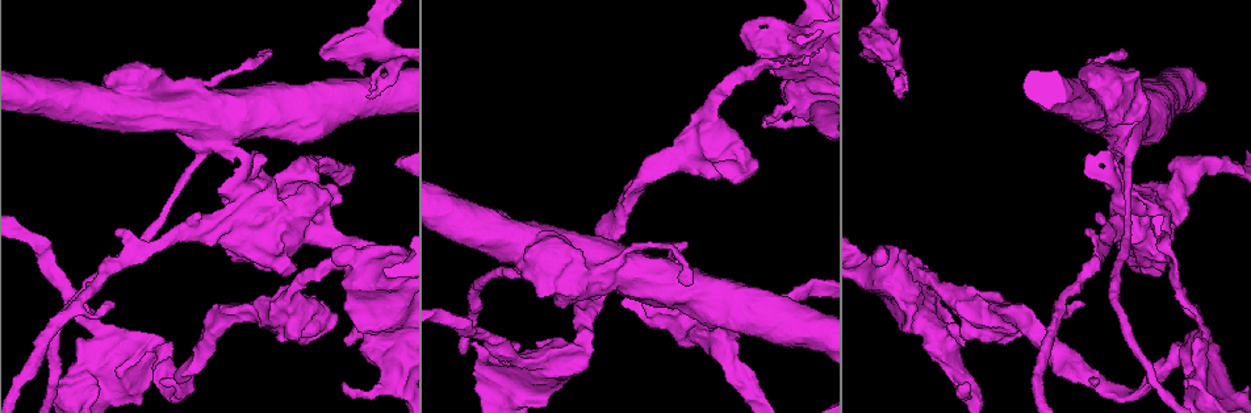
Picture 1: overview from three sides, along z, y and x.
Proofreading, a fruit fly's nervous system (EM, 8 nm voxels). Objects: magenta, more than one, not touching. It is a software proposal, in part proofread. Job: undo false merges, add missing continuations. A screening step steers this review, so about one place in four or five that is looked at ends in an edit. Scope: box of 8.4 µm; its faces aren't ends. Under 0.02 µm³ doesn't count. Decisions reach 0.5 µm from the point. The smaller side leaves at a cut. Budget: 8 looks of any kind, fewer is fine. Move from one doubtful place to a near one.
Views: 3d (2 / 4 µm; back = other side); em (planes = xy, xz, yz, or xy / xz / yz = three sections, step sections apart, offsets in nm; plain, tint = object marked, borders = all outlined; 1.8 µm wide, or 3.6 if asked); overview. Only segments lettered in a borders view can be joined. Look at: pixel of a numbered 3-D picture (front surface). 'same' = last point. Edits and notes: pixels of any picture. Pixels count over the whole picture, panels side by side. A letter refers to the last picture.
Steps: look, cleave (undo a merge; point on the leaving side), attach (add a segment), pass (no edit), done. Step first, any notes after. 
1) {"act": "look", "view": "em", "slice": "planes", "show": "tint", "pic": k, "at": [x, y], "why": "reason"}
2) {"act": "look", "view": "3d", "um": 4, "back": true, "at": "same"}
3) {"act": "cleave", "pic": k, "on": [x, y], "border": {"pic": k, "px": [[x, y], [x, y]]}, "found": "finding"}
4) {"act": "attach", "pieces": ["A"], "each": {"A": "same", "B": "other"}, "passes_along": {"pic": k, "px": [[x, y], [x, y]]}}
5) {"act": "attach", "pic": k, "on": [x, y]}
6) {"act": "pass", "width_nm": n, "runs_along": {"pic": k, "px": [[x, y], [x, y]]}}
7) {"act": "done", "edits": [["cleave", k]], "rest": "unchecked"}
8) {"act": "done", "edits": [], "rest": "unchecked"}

{"act": "look", "view": "3d", "um": 4, "back": true, "pic": 1, "at": [622, 260], "why": "sudden change in width"}

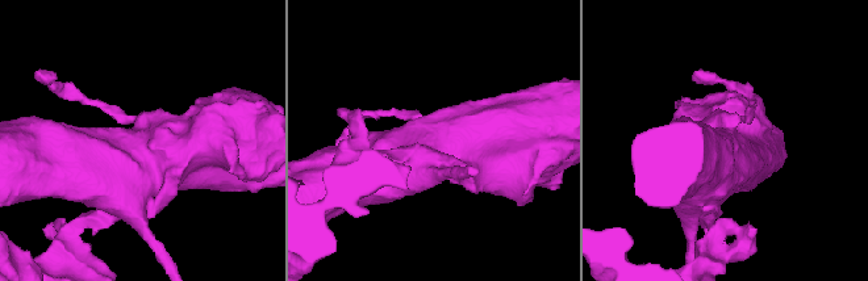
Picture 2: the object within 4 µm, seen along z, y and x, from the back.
{"act": "look", "view": "em", "um": 3.6, "slice": "xy", "step": 4, "show": "tint", "pic": 2, "at": [139, 124], "why": "need the tissue"}

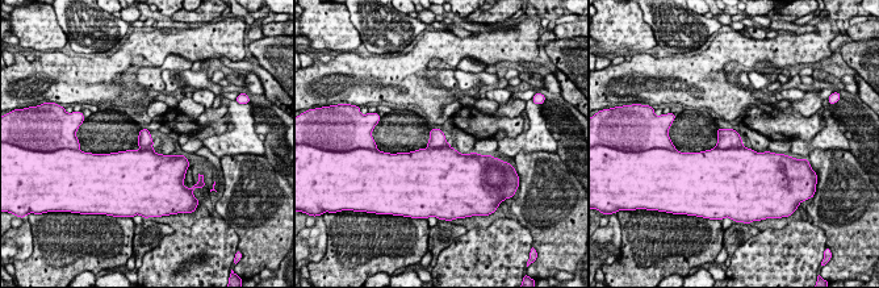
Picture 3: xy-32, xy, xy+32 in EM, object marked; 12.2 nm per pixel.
{"act": "look", "view": "em", "um": 3.6, "slice": "planes", "show": "borders", "at": "same"}

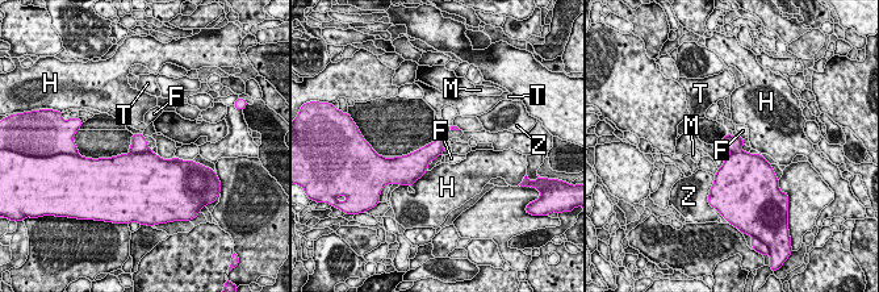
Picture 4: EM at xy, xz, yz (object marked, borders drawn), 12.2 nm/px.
{"act": "cleave", "pic": 4, "on": [145, 171], "longest_contact_nm": ["H", 260], "each": {"F": "other", "H": "other", "M": "other", "T": "other", "Z": "other"}, "border": {"pic": 4, "px": [[150, 149], [130, 154]]}, "found": "a second neuron is stuck on"}

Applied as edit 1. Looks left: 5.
{"act": "look", "view": "overview"}

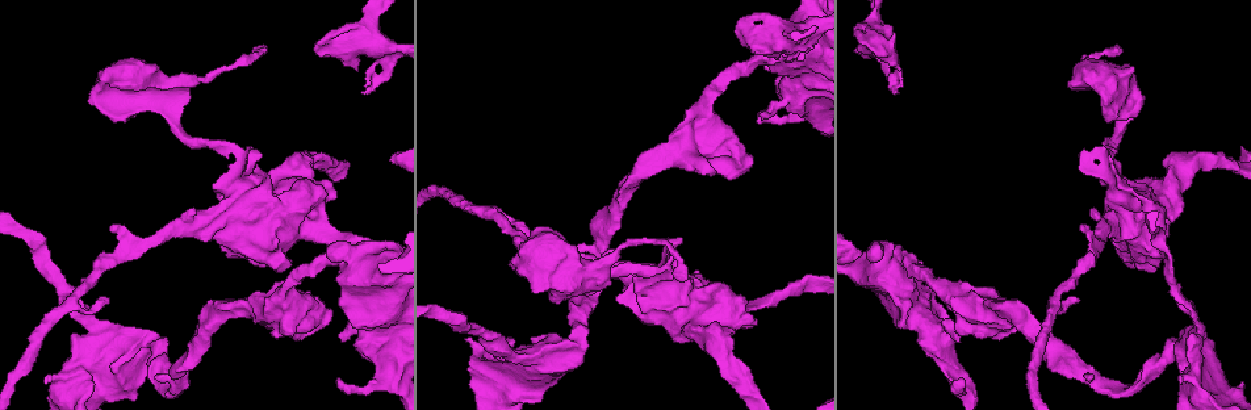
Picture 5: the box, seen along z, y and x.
{"act": "look", "view": "em", "slice": "yz", "step": 8, "show": "tint", "pic": 5, "at": [367, 68], "why": "thick end"}

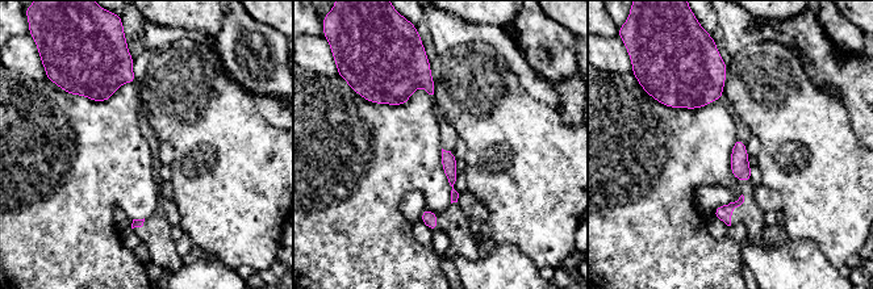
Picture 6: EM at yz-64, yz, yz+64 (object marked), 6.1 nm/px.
{"act": "look", "view": "em", "slice": "planes", "show": "borders", "at": "same", "why": "cut it another way"}

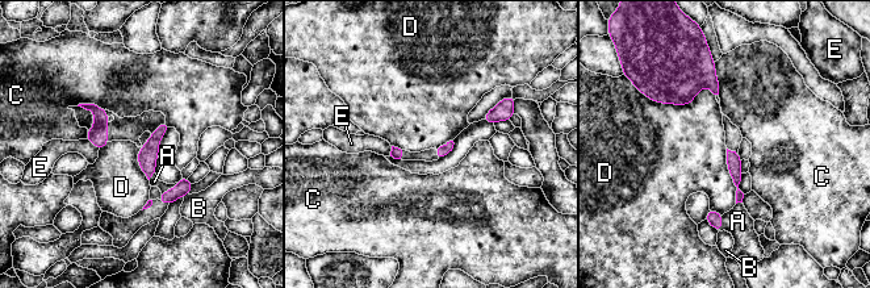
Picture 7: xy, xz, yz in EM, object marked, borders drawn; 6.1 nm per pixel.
{"act": "attach", "pieces": ["A"], "each": {"A": "same", "B": "other", "C": "other", "D": "other", "E": "other"}, "passes_along": {"pic": 7, "px": [[184, 184], [170, 188], [154, 182]]}, "found": "it goes on there"}

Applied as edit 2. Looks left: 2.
{"act": "look", "view": "em", "um": 3.6, "slice": "planes", "show": "plain", "pic": 5, "at": [669, 288], "why": "abrupt turn"}

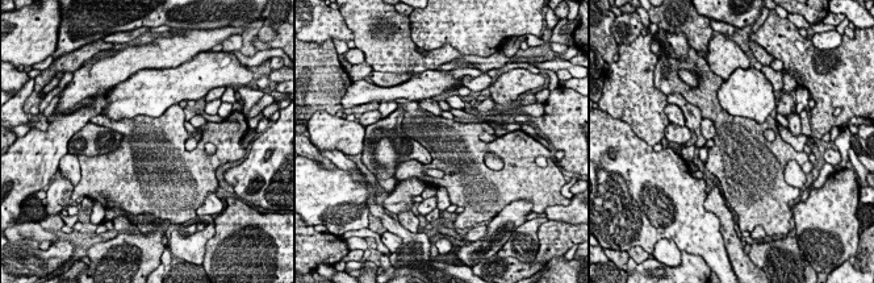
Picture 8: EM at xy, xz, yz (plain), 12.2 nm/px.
{"act": "look", "view": "em", "um": 3.6, "slice": "planes", "show": "borders", "at": "same", "why": "what lies round it"}

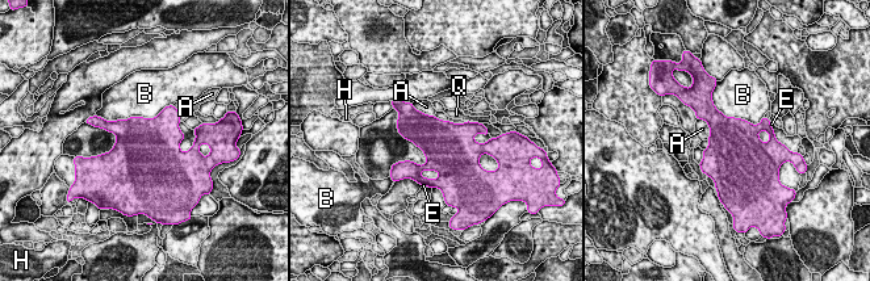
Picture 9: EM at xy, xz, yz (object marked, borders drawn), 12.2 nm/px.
{"act": "pass", "width_nm": 600, "each": {"A": "other", "B": "other", "E": "other", "H": "other", "Q": "other"}, "border": {"pic": 9, "px": [[697, 118], [707, 124], [707, 139]]}, "found": "one neuron here"}

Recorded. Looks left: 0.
{"act": "done", "edits": [["cleave", 4], ["attach", 7]], "rest": "unchecked"}

